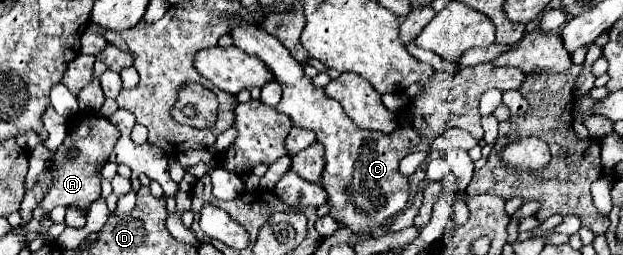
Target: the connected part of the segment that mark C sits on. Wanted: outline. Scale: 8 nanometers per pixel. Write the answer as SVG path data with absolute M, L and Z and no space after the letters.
M236 19L232 21L230 37L236 47L262 59L264 65L272 71L274 79L282 85L282 101L276 105L278 113L286 113L294 125L314 131L318 141L324 145L326 165L320 185L328 193L330 217L334 217L340 227L348 227L354 235L370 235L376 229L386 227L392 217L406 209L410 201L410 183L408 177L398 169L400 159L414 151L430 153L434 139L452 127L460 127L482 141L484 129L480 123L482 115L478 111L480 95L488 89L518 89L524 77L520 69L496 67L492 63L480 63L462 69L454 77L434 73L424 93L416 95L410 105L406 105L402 119L398 119L398 127L392 133L362 131L350 121L338 101L326 97L322 89L312 85L312 81L304 75L302 65L294 61L290 53L286 53L276 37L264 33L260 25Z

